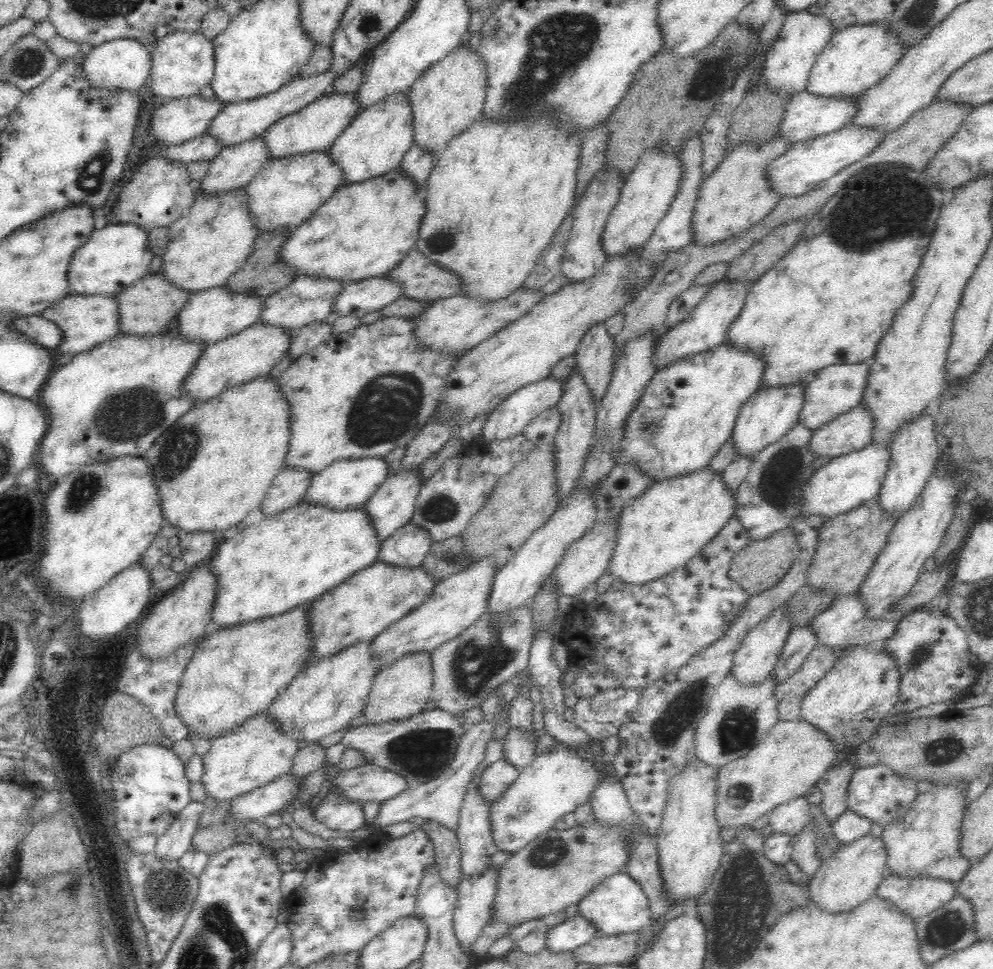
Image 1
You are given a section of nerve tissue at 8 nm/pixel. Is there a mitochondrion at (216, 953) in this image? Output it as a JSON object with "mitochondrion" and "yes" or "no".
{"mitochondrion":"yes"}

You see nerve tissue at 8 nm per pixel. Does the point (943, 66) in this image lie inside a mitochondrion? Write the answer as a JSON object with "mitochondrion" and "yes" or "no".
{"mitochondrion":"no"}

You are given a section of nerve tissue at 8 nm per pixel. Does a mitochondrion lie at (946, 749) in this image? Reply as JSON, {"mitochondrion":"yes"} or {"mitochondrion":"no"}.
{"mitochondrion":"yes"}

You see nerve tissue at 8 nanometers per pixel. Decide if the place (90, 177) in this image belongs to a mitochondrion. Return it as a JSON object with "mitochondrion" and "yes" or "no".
{"mitochondrion":"yes"}

